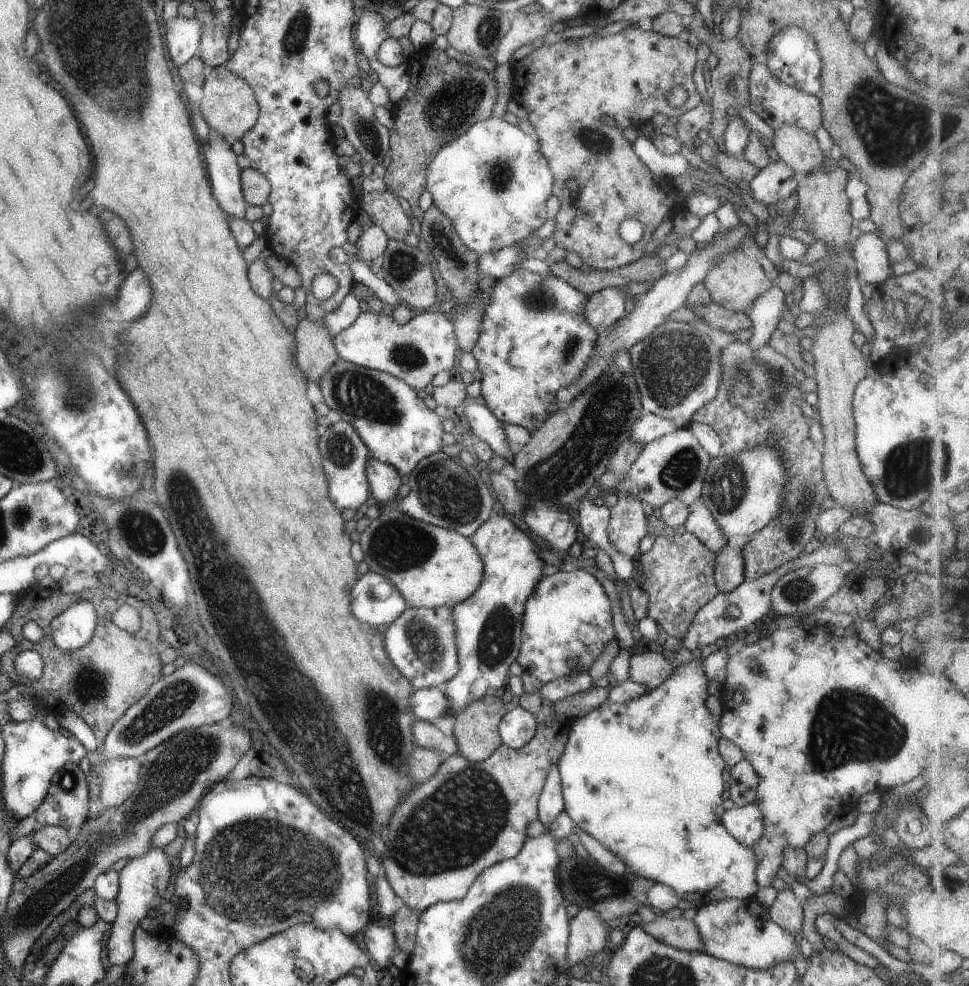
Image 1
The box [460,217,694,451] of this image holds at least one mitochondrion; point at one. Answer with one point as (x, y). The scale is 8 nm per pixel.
(540, 299)

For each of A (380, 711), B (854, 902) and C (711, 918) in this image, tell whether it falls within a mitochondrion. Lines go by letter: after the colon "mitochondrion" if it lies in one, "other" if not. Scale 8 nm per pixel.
A: mitochondrion
B: other
C: other

